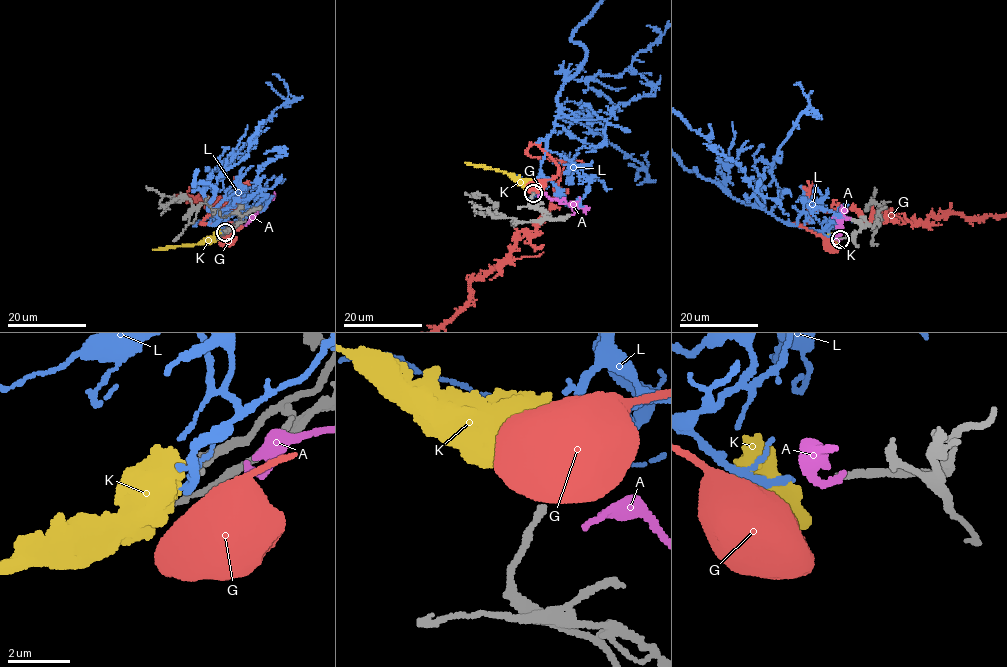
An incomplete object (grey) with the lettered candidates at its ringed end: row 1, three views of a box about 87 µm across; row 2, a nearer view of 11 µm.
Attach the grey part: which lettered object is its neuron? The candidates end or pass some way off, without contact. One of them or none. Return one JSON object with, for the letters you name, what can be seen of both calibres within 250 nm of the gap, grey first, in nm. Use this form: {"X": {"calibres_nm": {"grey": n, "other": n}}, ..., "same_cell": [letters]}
{"L": {"calibres_nm": {"grey": 220, "other": 240}}, "same_cell": ["L"]}

